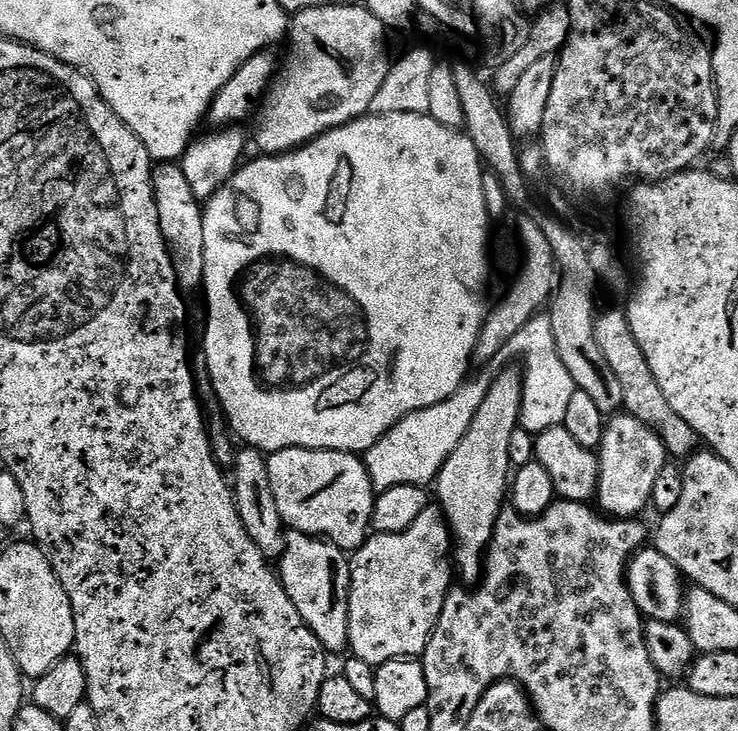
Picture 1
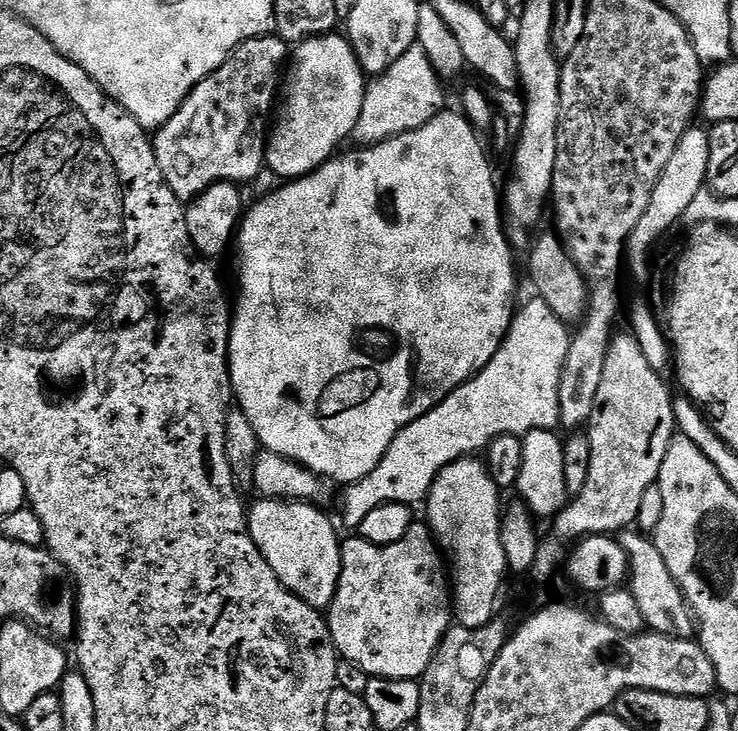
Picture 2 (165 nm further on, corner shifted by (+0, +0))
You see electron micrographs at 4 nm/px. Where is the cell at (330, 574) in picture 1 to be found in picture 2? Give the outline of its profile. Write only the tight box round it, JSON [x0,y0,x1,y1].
[247,499,341,610]

